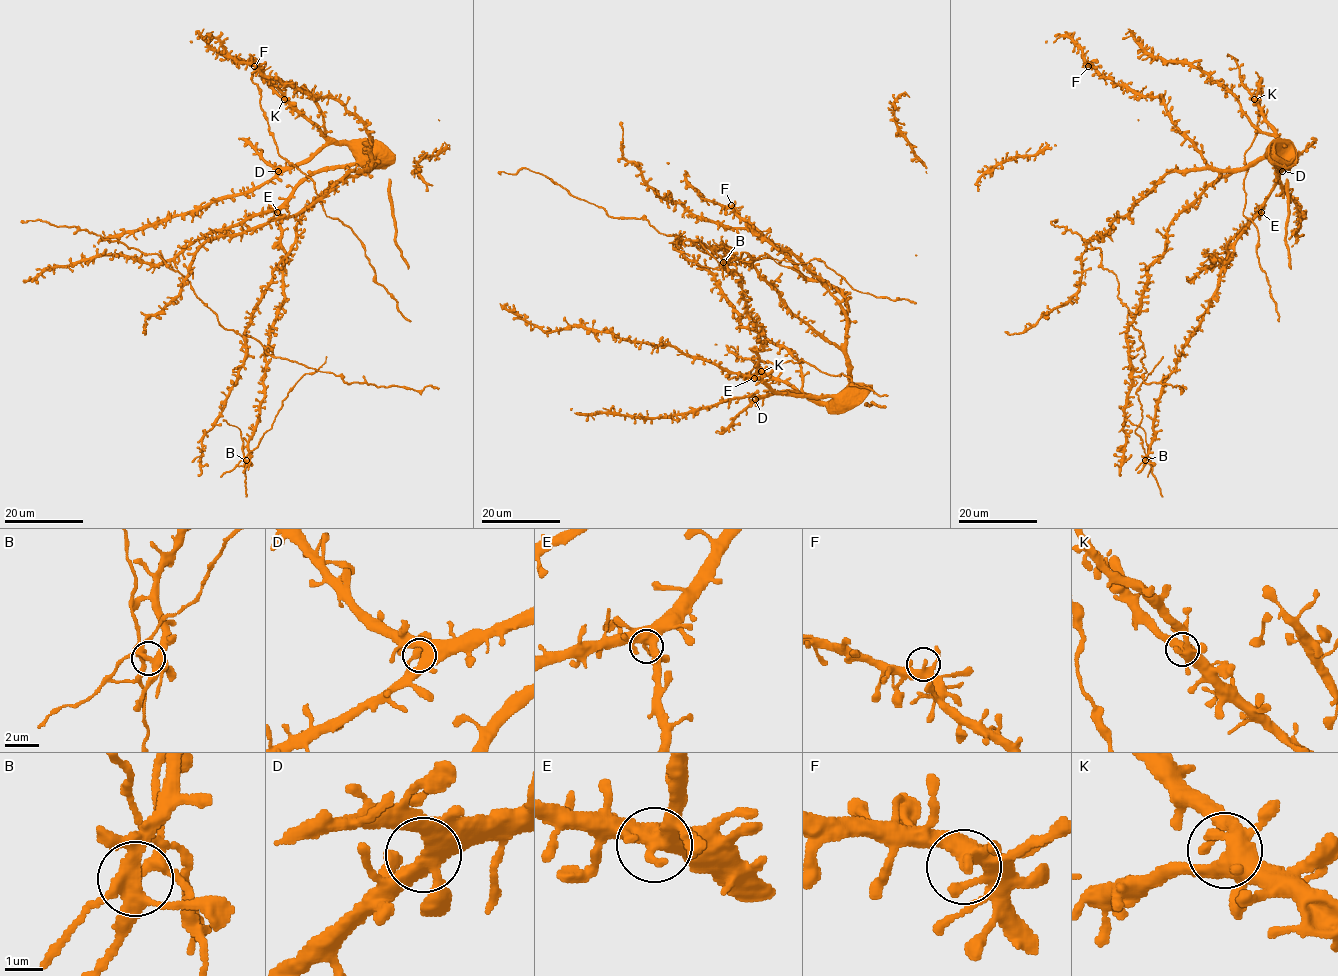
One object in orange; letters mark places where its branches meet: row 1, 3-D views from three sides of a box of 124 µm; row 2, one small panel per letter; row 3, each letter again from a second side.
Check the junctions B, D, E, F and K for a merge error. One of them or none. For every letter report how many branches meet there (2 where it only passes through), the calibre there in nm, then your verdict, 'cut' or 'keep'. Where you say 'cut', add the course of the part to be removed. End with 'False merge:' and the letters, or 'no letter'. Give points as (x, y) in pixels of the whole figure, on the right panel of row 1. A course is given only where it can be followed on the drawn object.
B: 6 branches meet; 360 nm thick; cut; foreign part runs (1145, 461), (1145, 449), (1135, 432), (1142, 418), (1136, 390), (1162, 356)
D: 3 branches meet; 440 nm thick; keep
E: 4 branches meet; 440 nm thick; keep
F: 3 branches meet; 280 nm thick; keep
K: 5 branches meet; 480 nm thick; keep
False merge: B

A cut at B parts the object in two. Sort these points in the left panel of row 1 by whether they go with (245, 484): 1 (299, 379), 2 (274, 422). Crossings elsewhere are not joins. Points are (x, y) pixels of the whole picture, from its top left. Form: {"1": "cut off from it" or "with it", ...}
{"1": "with it", "2": "with it"}

